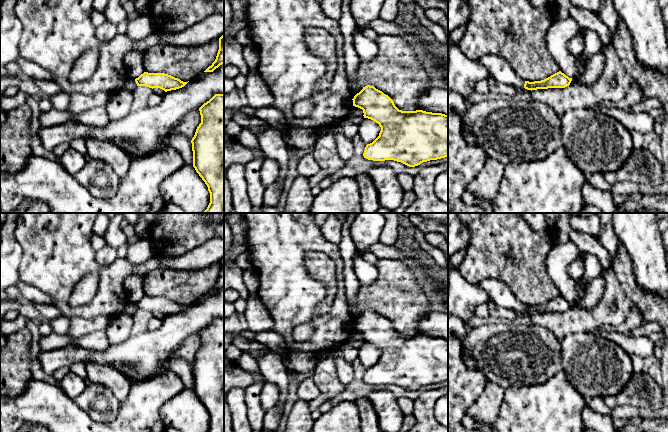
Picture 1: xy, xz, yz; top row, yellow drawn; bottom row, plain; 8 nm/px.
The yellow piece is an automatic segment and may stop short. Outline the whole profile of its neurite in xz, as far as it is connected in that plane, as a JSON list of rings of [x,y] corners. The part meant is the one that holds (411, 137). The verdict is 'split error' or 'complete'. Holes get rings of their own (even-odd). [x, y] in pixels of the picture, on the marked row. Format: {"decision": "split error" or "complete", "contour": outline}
{"decision": "complete", "contour": [[[370,85],[363,87],[352,100],[353,106],[363,110],[364,118],[375,121],[381,127],[379,136],[366,145],[364,158],[373,161],[394,160],[415,167],[448,156],[448,115],[423,110],[399,110],[388,95]]]}

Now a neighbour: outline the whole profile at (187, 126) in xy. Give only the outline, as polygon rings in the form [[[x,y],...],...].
[[[199,108],[192,109],[185,114],[183,119],[171,130],[170,134],[175,132],[192,140],[200,123],[201,115]]]

